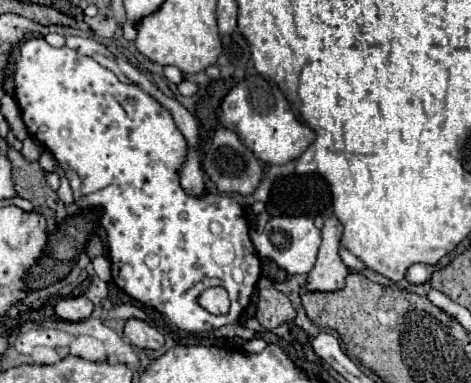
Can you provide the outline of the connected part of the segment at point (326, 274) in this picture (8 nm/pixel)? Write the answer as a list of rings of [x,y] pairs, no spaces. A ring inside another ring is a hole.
[[[334,217],[326,219],[322,227],[322,245],[318,251],[318,261],[306,279],[308,291],[328,293],[344,287],[344,277],[348,275],[348,267],[338,257],[340,235],[342,235],[342,225],[338,223],[338,219]]]

